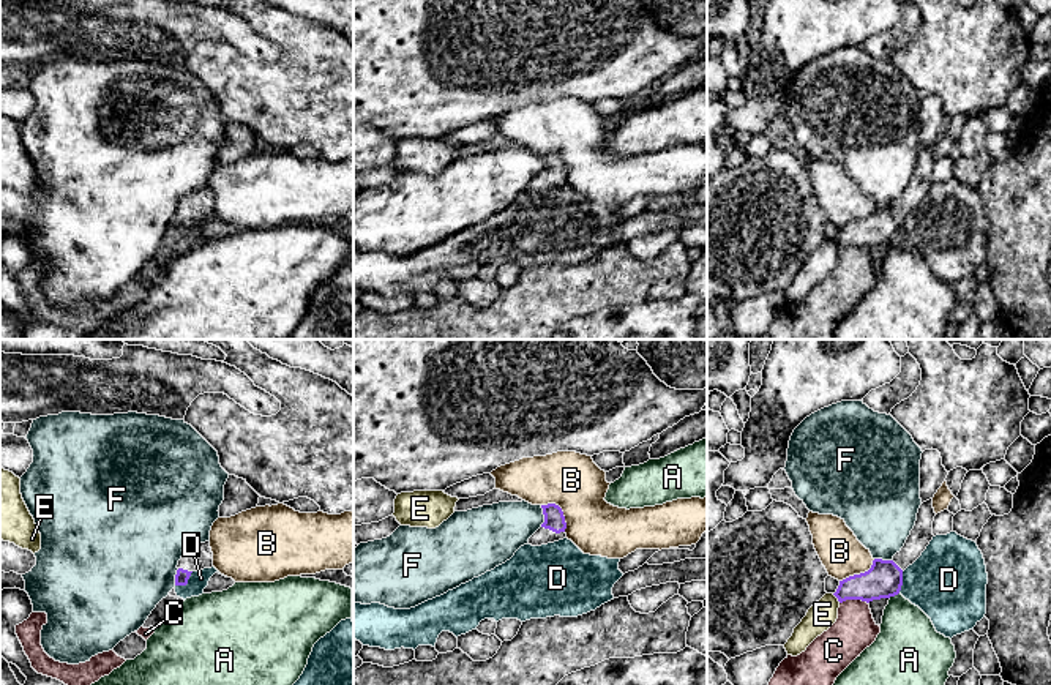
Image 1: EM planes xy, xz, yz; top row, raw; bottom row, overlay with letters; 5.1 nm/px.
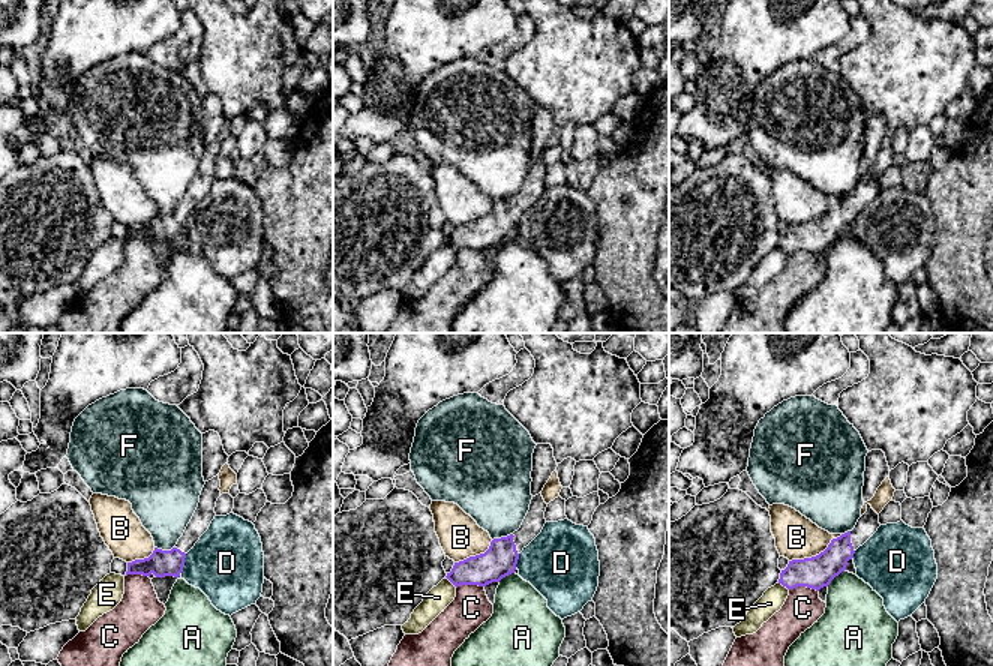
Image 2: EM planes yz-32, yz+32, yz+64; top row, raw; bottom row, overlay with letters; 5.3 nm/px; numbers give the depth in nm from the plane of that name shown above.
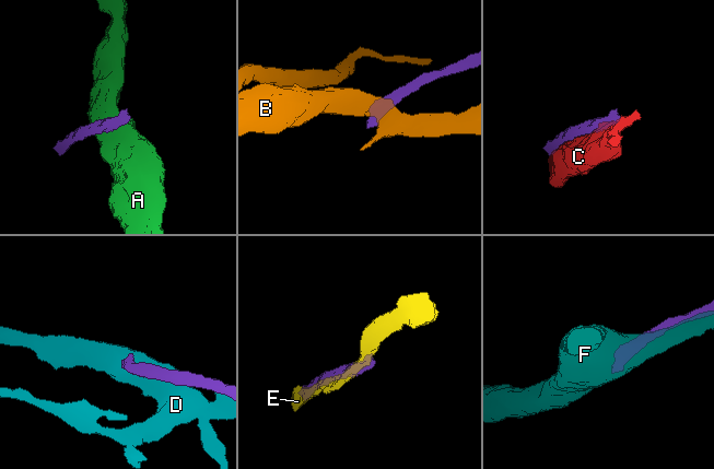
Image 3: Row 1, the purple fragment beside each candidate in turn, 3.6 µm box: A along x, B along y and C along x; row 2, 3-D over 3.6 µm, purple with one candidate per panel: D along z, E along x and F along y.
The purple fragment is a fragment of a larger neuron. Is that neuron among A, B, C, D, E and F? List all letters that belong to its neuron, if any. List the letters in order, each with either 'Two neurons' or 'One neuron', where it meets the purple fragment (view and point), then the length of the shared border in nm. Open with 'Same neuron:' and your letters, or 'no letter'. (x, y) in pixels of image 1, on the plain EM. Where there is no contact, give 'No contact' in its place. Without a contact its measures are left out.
Same neuron: no letter
A: Two neurons. Touches purple at yz (893, 242). Shared border 60 nm
B: Two neurons. Touches purple at xz (561, 157). Shared border 190 nm
C: Two neurons. Touches purple at yz (852, 245). Shared border 140 nm
D: Two neurons. Touches purple at xy (187, 229). Shared border 120 nm
E: Two neurons. Touches purple at yz (837, 243). Shared border 60 nm
F: Two neurons. Touches purple at xz (545, 163). Shared border 110 nm

